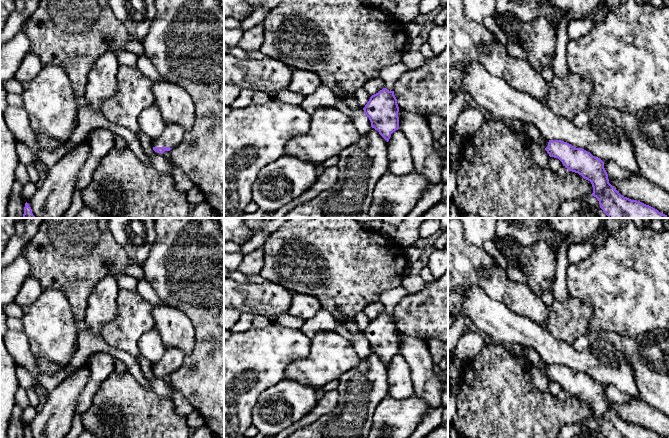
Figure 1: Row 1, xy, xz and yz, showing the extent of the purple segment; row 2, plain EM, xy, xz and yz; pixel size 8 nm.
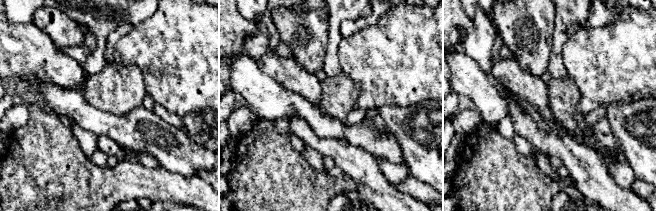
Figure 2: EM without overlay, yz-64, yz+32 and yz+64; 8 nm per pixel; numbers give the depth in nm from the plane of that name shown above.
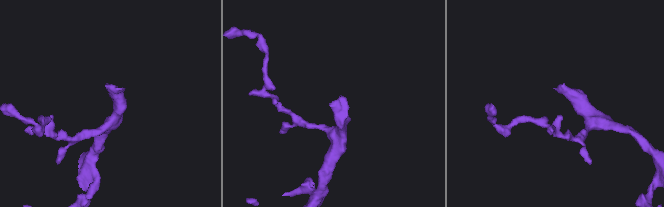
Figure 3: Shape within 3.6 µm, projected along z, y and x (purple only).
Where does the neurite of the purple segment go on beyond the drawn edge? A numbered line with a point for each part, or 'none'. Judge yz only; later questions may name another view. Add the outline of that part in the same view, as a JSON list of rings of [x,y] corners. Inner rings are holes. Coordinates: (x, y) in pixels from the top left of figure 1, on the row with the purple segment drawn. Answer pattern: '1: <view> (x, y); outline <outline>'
1: yz (530, 131); outline [[[522,123],[521,131],[528,137],[529,141],[534,141],[544,148],[548,146],[549,140],[544,138],[534,125]]]

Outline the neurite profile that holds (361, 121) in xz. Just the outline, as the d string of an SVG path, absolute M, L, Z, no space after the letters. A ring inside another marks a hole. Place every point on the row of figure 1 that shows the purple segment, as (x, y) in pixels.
M345 95L341 99L352 111L352 120L354 125L357 127L361 136L369 132L371 128L371 122L369 118L364 114L360 107L357 99L352 96Z

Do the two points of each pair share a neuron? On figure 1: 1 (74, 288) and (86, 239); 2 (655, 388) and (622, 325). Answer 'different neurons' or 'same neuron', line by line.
1: same neuron
2: different neurons

